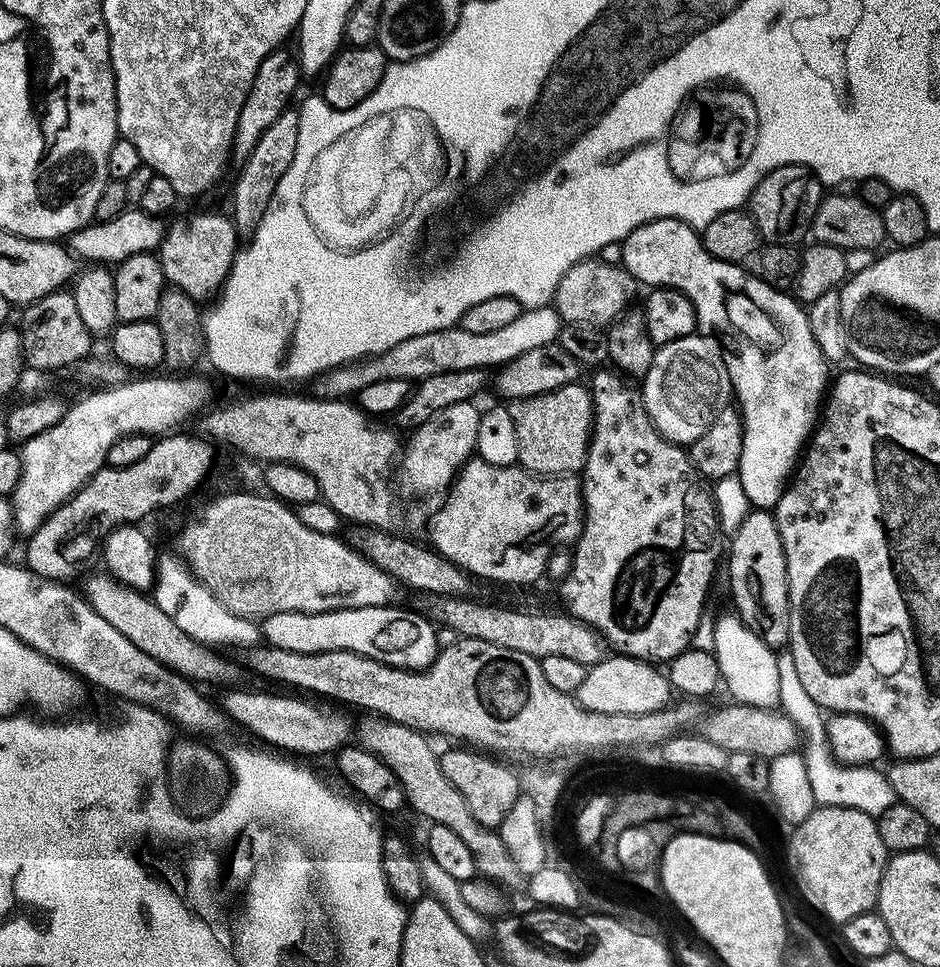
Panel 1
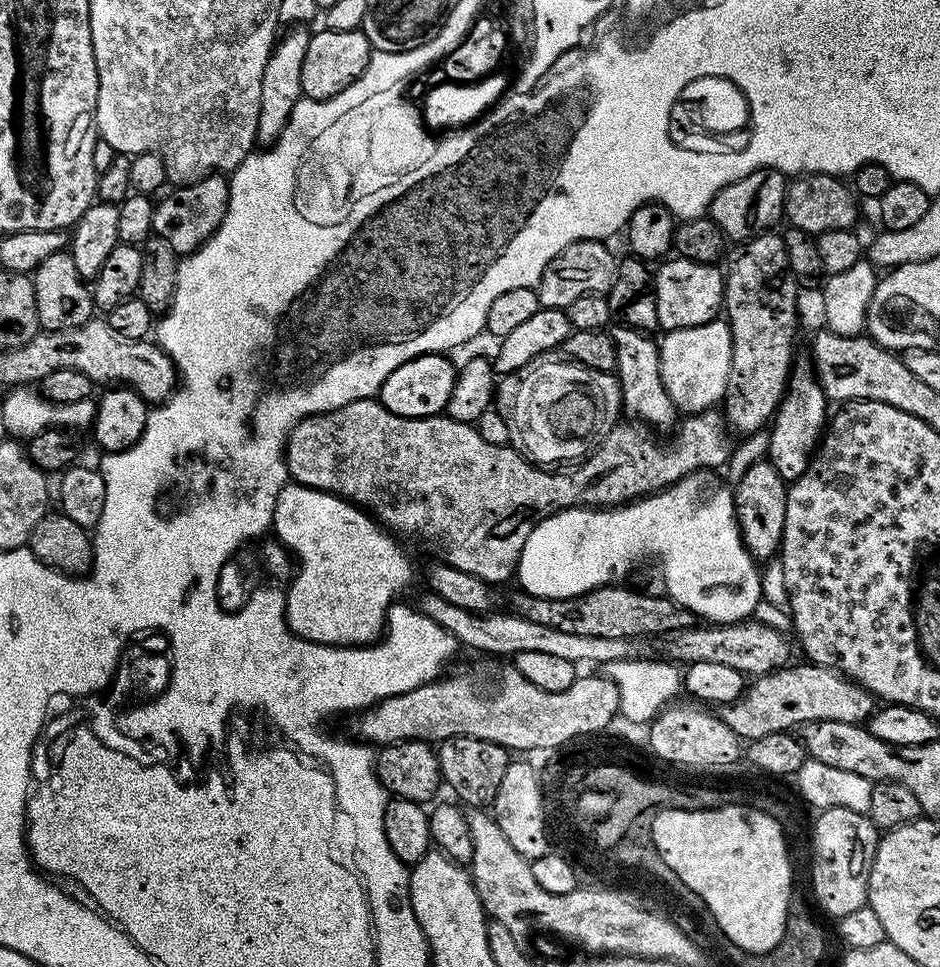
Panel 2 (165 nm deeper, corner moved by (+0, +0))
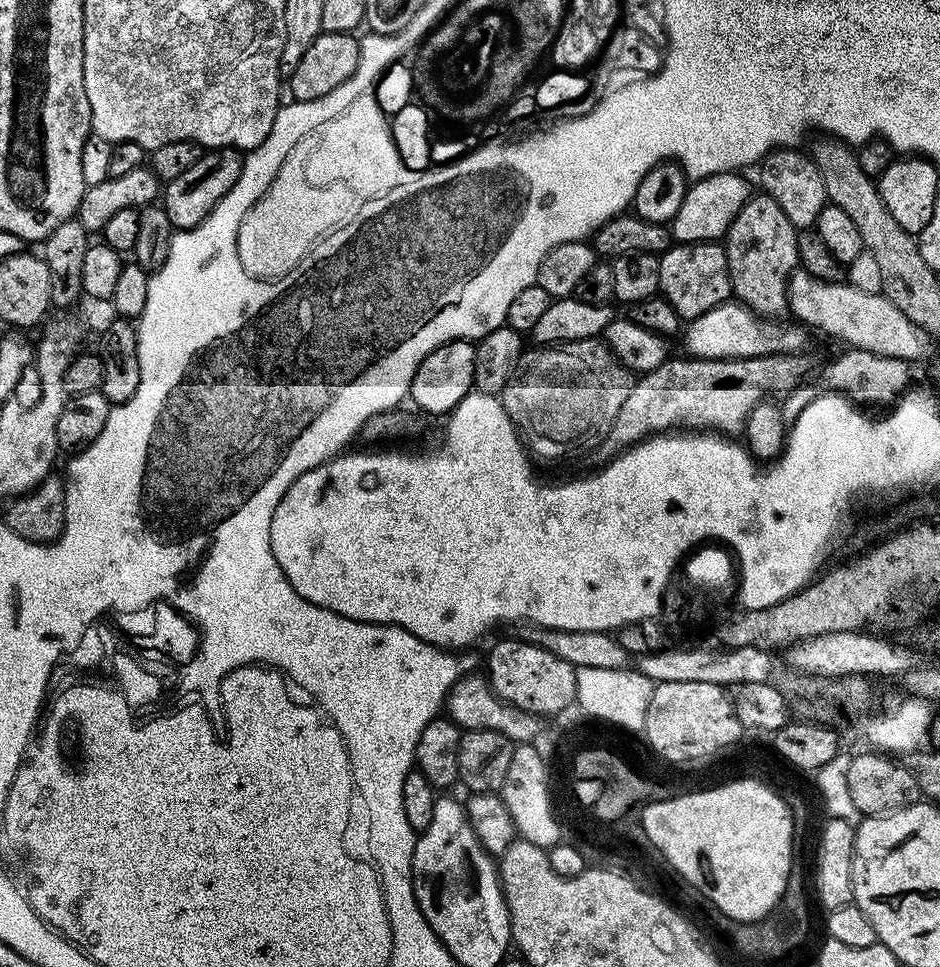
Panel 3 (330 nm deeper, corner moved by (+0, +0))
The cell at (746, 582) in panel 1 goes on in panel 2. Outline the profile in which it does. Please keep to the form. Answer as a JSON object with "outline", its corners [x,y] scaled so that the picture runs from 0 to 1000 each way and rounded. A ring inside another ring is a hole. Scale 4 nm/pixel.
{"outline":[[[810,476],[798,482],[780,504],[783,523],[783,538],[787,554],[801,578],[812,581],[827,574],[836,536],[837,499],[831,494],[818,477]]]}

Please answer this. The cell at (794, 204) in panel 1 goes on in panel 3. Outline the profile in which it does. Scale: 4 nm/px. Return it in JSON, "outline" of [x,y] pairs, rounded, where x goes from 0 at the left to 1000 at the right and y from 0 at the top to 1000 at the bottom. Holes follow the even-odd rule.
{"outline":[[[786,177],[765,178],[746,186],[735,187],[726,205],[726,213],[721,213],[721,221],[717,221],[717,225],[713,229],[714,247],[720,252],[756,252],[769,249],[774,243],[774,235],[781,230],[785,217],[794,213],[798,202],[795,188],[787,182],[790,181]]]}

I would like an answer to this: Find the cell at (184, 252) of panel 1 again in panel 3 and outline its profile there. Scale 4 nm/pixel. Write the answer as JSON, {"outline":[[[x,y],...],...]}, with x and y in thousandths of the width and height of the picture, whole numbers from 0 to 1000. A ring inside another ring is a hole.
{"outline":[[[227,153],[214,159],[211,168],[190,184],[178,187],[172,194],[172,214],[184,237],[199,238],[214,232],[249,192],[253,180],[257,180],[259,171],[256,154]]]}

